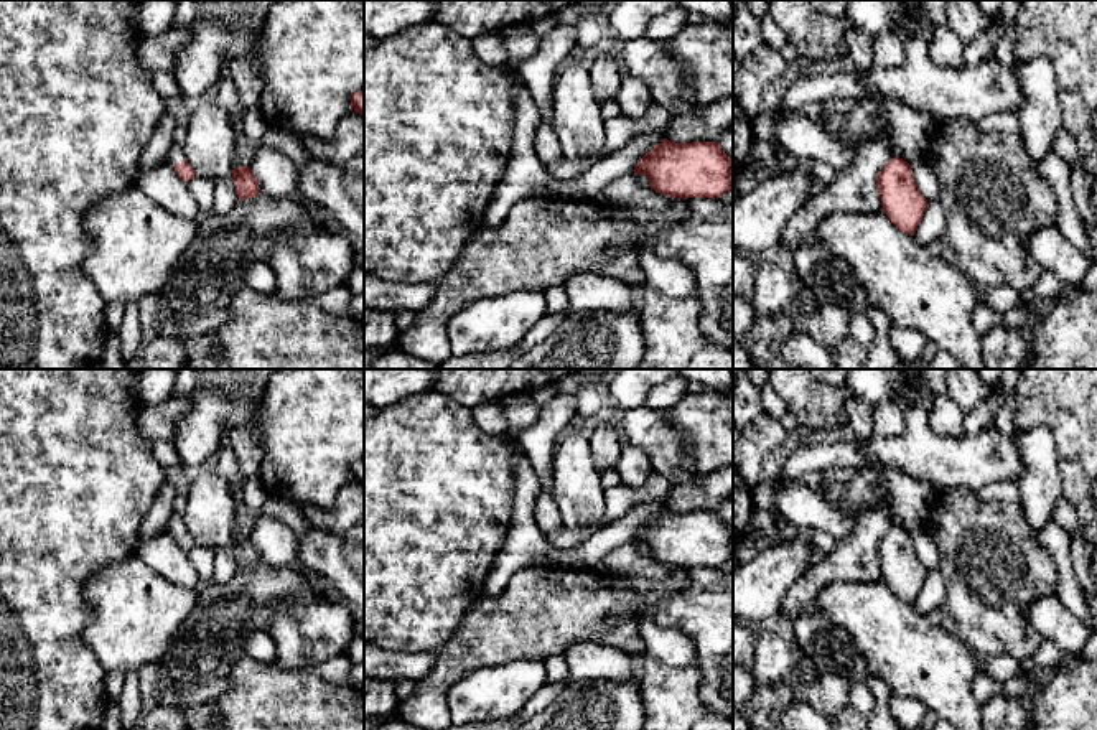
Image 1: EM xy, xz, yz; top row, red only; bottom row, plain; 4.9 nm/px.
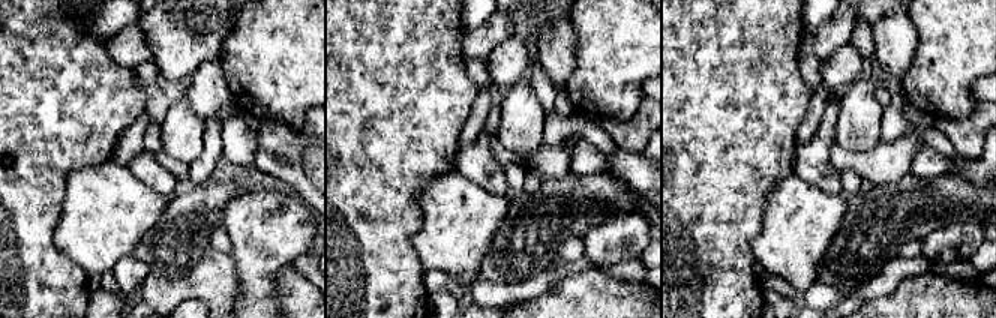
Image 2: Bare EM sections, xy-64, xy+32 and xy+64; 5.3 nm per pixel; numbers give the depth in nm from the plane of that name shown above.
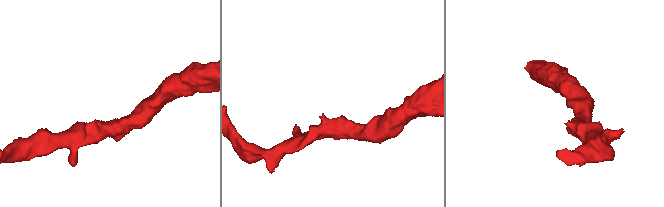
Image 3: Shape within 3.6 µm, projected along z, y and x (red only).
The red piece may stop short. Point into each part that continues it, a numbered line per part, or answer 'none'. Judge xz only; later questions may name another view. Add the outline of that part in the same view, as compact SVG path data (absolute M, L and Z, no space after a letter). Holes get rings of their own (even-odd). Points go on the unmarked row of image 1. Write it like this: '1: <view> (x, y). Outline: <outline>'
none

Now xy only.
1: xy (177, 524). Outline: M173 512L166 529L171 536L181 532L184 529L183 514Z

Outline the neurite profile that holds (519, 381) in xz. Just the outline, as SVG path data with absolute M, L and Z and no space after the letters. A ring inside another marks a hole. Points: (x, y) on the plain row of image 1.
M430 369L435 372L435 391L473 409L483 402L502 400L506 395L534 392L547 384L558 384L577 369Z

